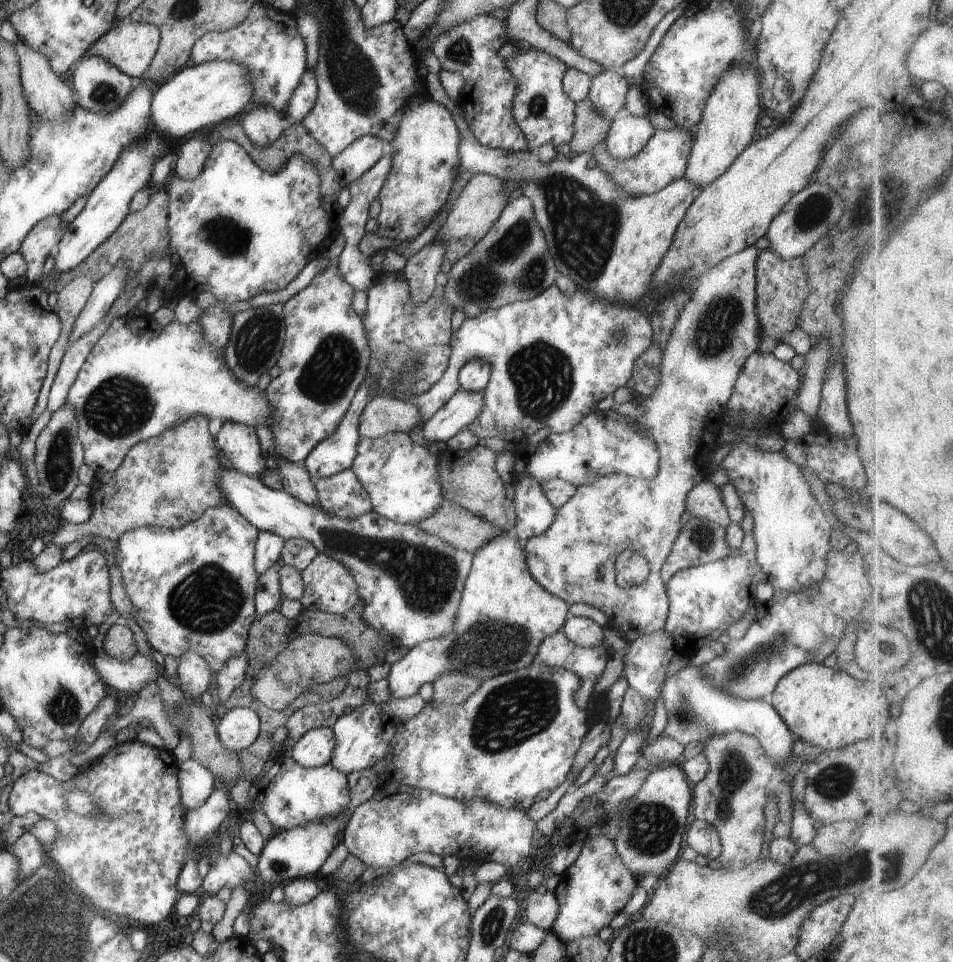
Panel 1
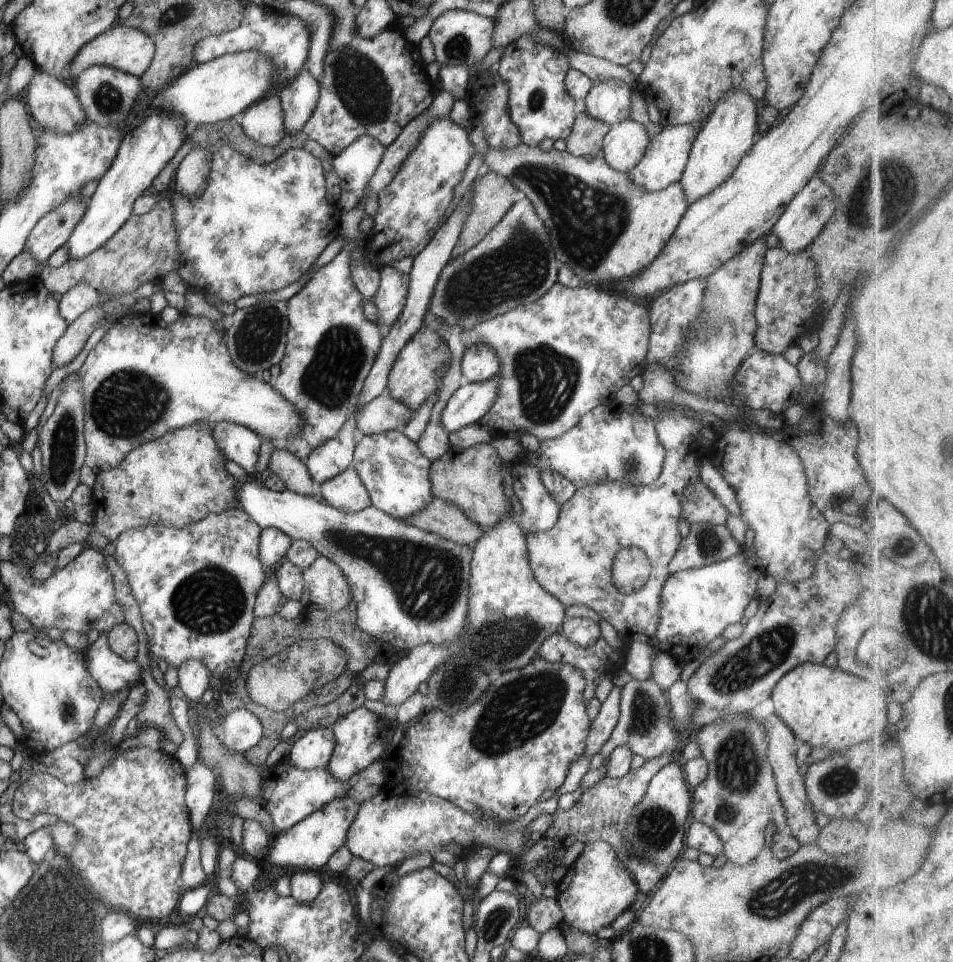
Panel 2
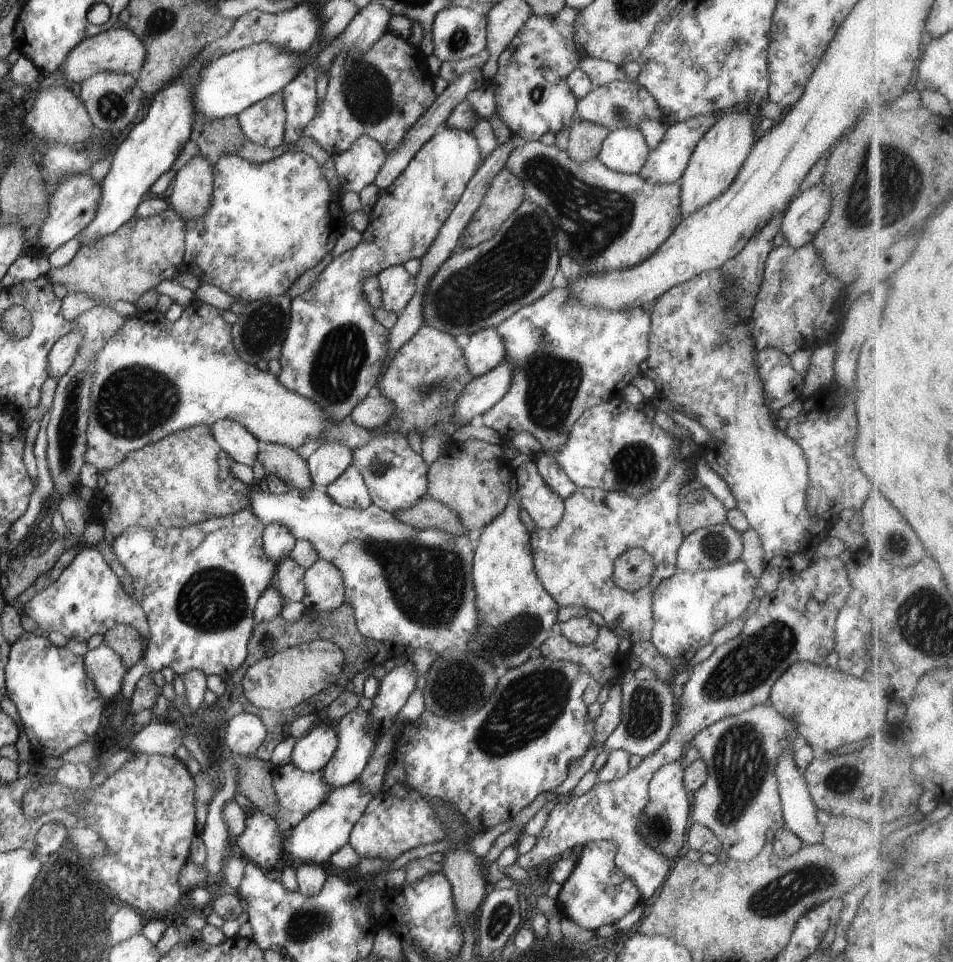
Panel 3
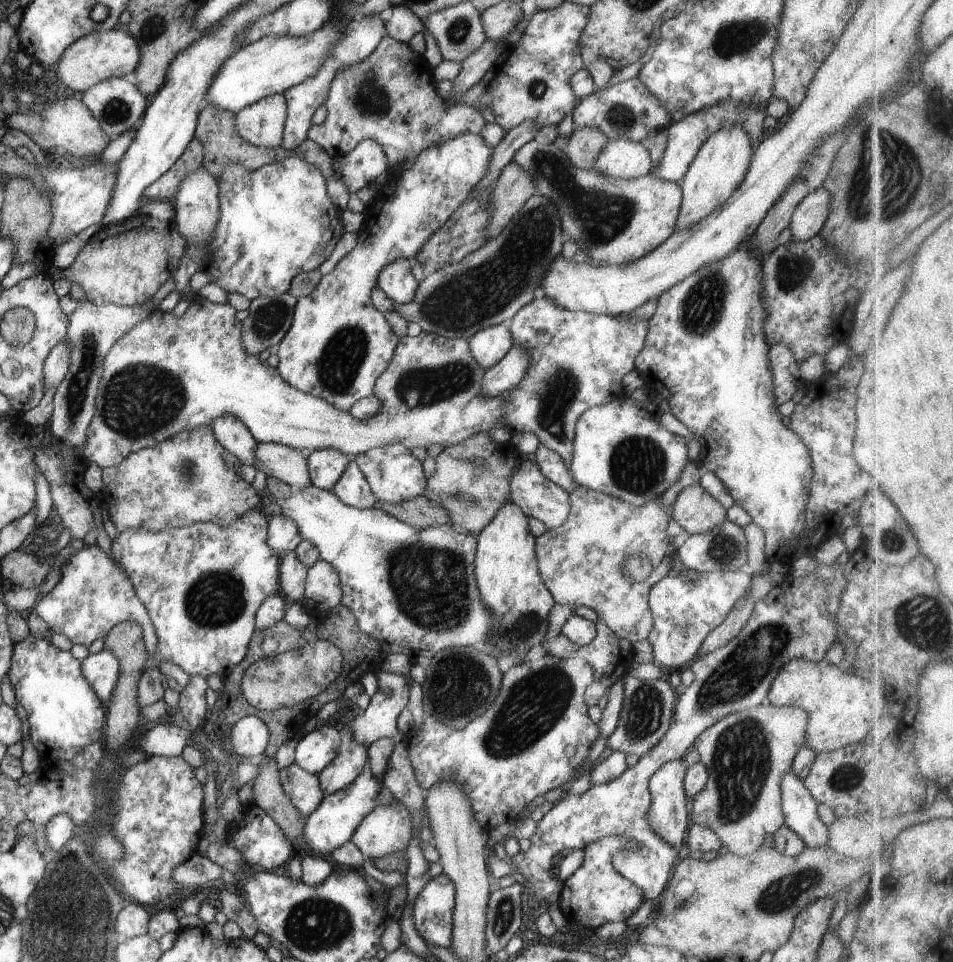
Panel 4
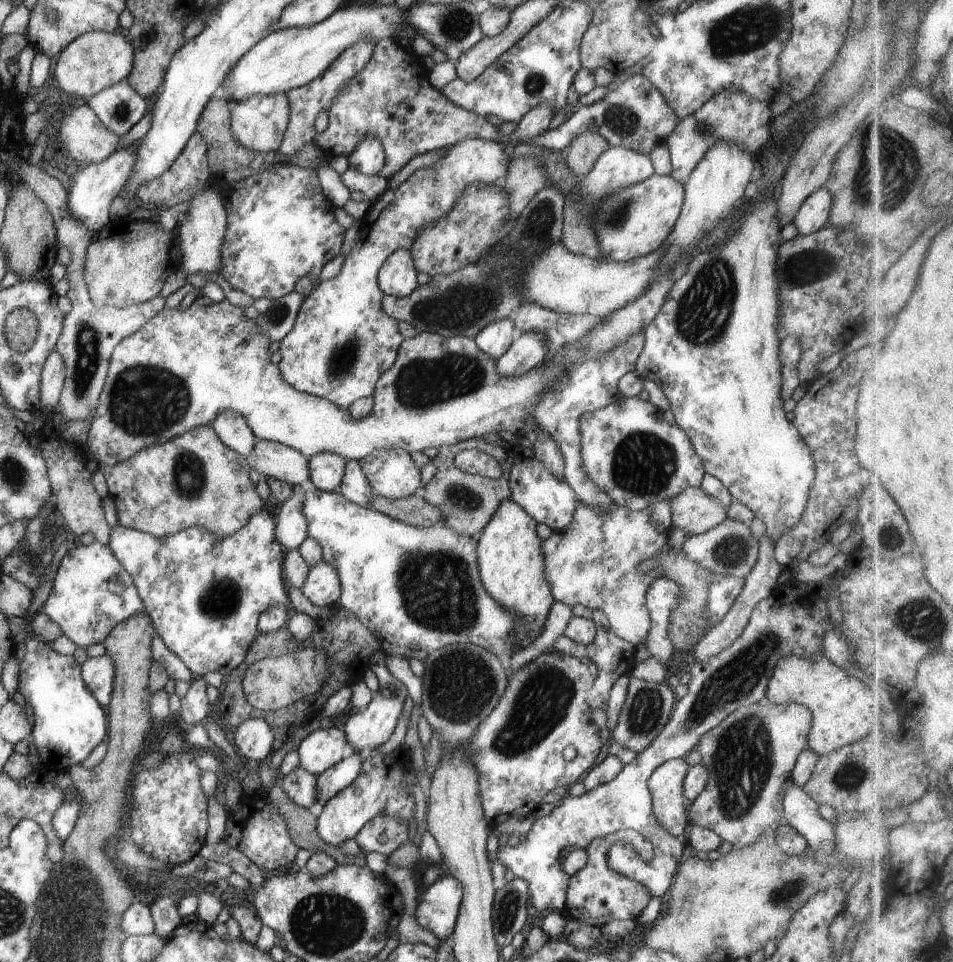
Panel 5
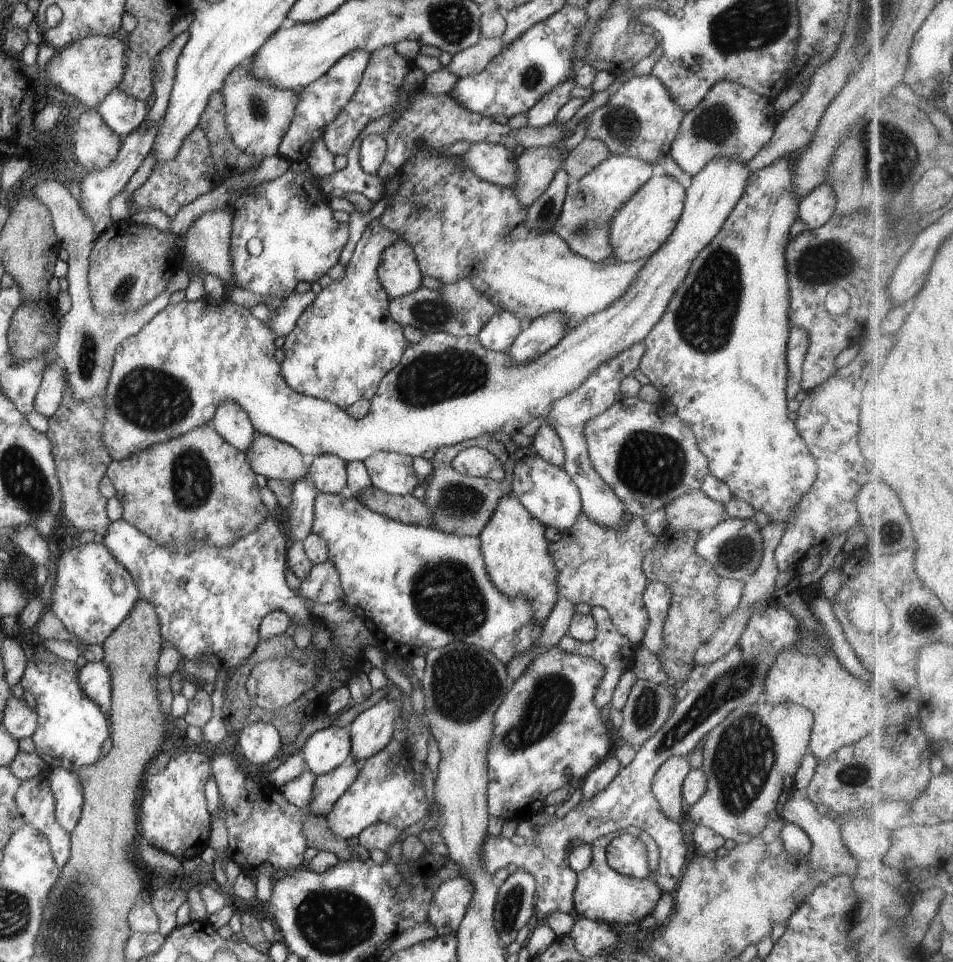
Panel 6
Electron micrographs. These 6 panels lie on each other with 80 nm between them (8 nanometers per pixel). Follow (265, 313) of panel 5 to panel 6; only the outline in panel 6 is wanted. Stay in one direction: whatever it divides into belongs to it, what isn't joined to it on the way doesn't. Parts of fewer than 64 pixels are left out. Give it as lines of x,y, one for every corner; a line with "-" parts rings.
307,291
305,293
294,292
289,294
282,302
282,305
278,308
270,308
275,311
273,318
267,322
269,327
277,334
277,336
285,337
292,332
292,329
296,326
297,320
304,312
305,308
308,308
314,302
316,298
314,291

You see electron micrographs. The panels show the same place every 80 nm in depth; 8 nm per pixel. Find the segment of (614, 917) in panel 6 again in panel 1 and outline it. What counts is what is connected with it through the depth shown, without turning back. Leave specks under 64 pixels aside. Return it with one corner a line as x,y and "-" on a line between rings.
607,836
587,838
583,841
580,856
560,875
560,882
554,889
559,911
551,930
564,944
598,935
628,904
638,885
635,874
624,864

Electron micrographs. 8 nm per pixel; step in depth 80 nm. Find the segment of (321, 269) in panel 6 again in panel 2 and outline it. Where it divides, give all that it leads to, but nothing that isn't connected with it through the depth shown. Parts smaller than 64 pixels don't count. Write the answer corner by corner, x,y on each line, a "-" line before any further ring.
223,146
214,154
211,160
211,171
205,191
197,194
196,197
185,197
179,193
169,191
168,195
173,204
174,220
177,226
177,250
179,252
178,274
187,282
188,288
196,291
216,293
224,298
226,302
235,302
241,296
250,296
251,294
266,294
266,292
276,292
286,288
292,282
296,282
306,274
312,267
314,262
322,251
330,242
336,239
339,234
341,225
340,212
338,208
334,208
334,204
330,204
328,200
328,192
326,191
326,181
324,166
310,151
302,148
292,148
283,152
278,159
268,164
258,164
251,158
245,157
235,149

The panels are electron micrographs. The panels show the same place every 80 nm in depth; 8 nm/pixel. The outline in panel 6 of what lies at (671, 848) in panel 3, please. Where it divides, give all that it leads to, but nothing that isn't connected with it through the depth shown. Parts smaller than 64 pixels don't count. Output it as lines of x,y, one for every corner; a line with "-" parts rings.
686,756
669,758
655,772
652,792
659,800
661,811
672,820
682,821
686,812
681,788
686,775
691,771

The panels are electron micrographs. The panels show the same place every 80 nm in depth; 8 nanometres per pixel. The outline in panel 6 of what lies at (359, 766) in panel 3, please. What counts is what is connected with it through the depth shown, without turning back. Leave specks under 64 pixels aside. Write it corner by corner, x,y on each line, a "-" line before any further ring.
349,757
337,768
324,775
318,775
307,812
326,817
334,802
350,788
360,772
360,764

